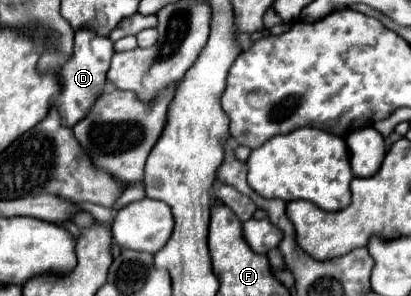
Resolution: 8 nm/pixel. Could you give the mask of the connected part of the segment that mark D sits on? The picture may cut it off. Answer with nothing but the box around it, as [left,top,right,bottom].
[55,27,113,127]

